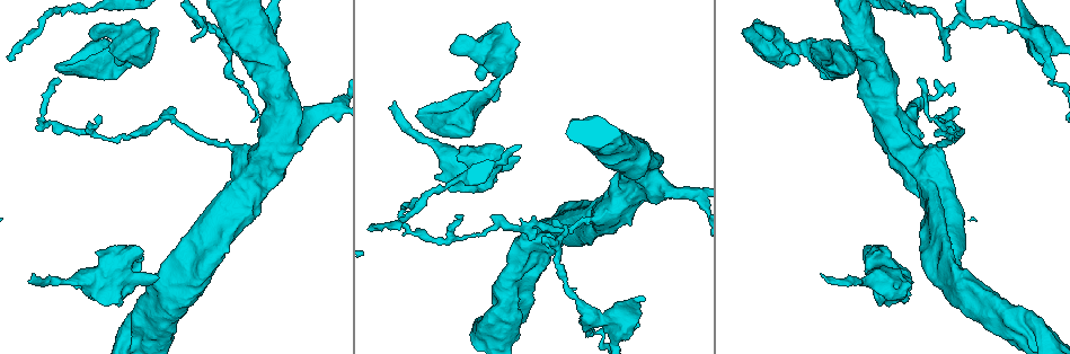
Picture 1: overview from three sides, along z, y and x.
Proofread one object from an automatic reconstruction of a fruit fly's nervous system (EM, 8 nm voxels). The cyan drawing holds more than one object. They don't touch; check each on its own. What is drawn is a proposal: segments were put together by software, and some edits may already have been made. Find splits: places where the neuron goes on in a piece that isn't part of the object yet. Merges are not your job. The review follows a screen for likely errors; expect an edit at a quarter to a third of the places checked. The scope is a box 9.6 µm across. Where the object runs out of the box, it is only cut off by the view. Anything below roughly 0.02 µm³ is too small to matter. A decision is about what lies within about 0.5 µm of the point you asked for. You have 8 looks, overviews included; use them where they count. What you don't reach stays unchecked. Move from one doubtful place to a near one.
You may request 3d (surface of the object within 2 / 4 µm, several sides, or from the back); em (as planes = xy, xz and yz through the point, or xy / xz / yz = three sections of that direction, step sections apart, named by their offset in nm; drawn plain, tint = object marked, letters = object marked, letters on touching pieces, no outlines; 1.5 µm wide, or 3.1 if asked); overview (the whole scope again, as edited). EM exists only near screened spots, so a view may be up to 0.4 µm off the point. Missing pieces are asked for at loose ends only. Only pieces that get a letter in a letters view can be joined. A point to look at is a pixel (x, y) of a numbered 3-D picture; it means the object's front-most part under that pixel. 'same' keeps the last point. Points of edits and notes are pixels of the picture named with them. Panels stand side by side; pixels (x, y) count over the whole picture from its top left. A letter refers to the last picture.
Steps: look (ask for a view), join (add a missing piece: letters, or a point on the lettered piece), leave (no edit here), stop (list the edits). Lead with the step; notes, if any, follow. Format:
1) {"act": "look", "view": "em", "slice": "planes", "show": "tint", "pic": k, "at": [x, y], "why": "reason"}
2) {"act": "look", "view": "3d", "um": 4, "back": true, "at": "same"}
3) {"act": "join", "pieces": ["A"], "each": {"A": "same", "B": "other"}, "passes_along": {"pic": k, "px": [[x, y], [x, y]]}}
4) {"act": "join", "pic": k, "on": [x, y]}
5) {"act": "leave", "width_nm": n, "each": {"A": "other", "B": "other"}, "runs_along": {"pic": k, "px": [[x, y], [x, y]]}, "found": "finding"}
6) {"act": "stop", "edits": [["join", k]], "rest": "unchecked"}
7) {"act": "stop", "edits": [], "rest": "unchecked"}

{"act": "look", "view": "3d", "um": 4, "pic": 1, "at": [821, 273], "why": "end of a long branch"}

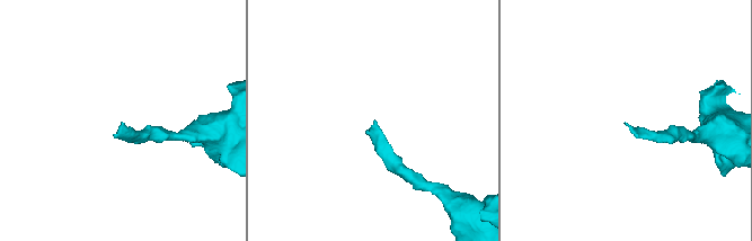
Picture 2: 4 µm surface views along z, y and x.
{"act": "look", "view": "em", "slice": "planes", "show": "plain", "pic": 2, "at": [123, 123], "why": "need the tissue"}

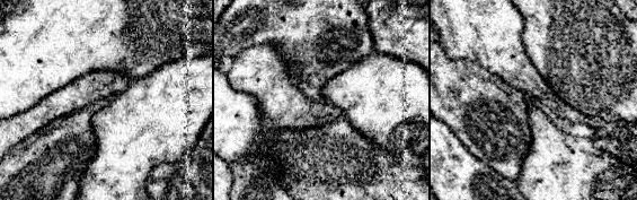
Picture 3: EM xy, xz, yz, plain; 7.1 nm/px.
{"act": "look", "view": "em", "slice": "planes", "show": "letters", "at": "same", "why": "see the neighbours"}

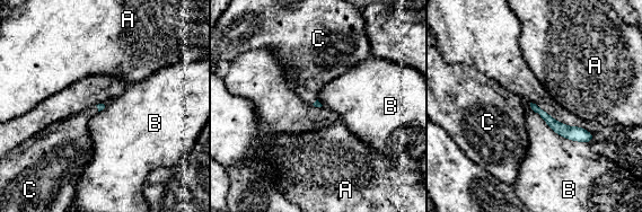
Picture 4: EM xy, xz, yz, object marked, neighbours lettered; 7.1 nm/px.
{"act": "join", "pieces": ["C"], "each": {"A": "other", "B": "other", "C": "same"}, "passes_along": {"pic": 4, "px": [[555, 125], [530, 106], [498, 117]]}, "found": "it goes on there"}

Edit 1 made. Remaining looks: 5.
{"act": "look", "view": "overview"}

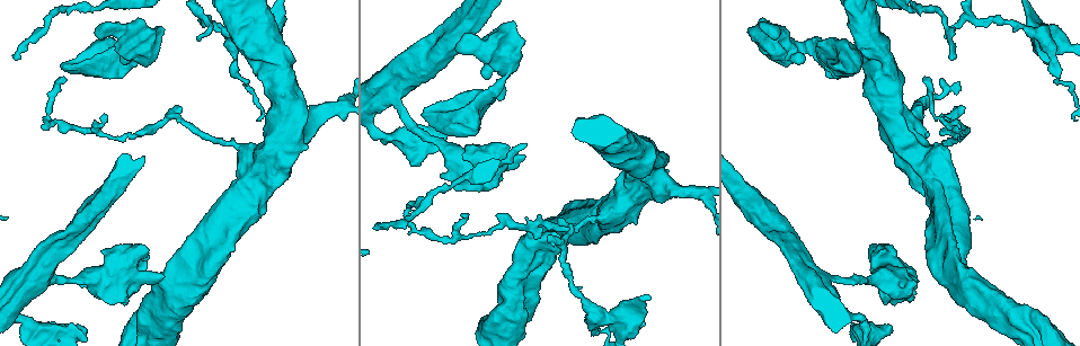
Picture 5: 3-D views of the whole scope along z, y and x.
{"act": "look", "view": "3d", "um": 4, "pic": 5, "at": [135, 19], "why": "thick end"}

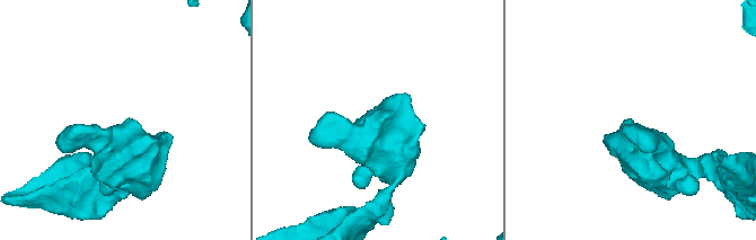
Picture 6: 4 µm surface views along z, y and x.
{"act": "look", "view": "em", "slice": "planes", "show": "letters", "pic": 6, "at": [629, 118], "why": "need the tissue"}

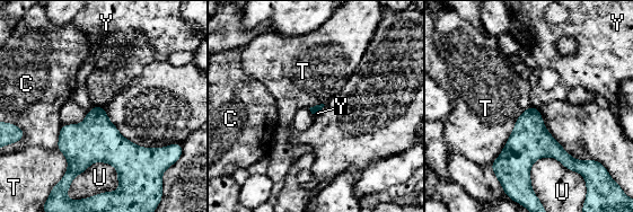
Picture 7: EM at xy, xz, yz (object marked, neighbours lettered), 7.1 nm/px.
{"act": "leave", "each": {"C": "other", "T": "other", "U": "other", "Y": "other"}, "border": {"pic": 7, "px": [[94, 105], [104, 107]]}, "found": "none of them fits"}

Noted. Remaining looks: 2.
{"act": "stop", "edits": [["join", 4]], "rest": "unchecked"}

